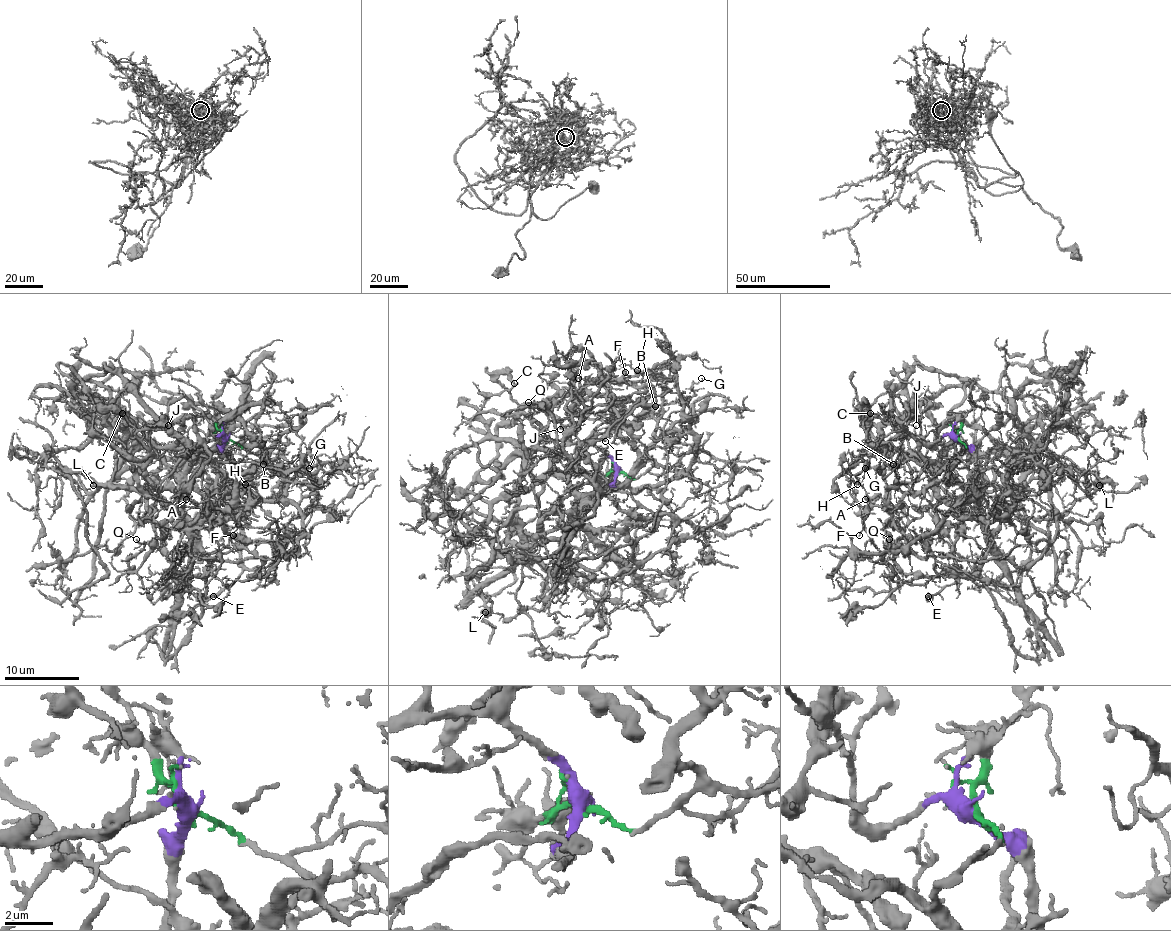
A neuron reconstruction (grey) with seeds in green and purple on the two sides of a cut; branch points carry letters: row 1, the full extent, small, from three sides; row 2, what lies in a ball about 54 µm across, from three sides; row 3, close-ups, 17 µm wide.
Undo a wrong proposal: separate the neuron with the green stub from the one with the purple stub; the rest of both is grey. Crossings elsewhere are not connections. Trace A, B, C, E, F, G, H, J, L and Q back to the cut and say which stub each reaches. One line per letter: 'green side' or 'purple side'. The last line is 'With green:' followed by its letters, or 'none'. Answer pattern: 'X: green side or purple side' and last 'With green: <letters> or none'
A: green side
B: green side
C: purple side
E: purple side
F: green side
G: green side
H: green side
J: purple side
L: purple side
Q: purple side
With green: A, B, F, G, H

